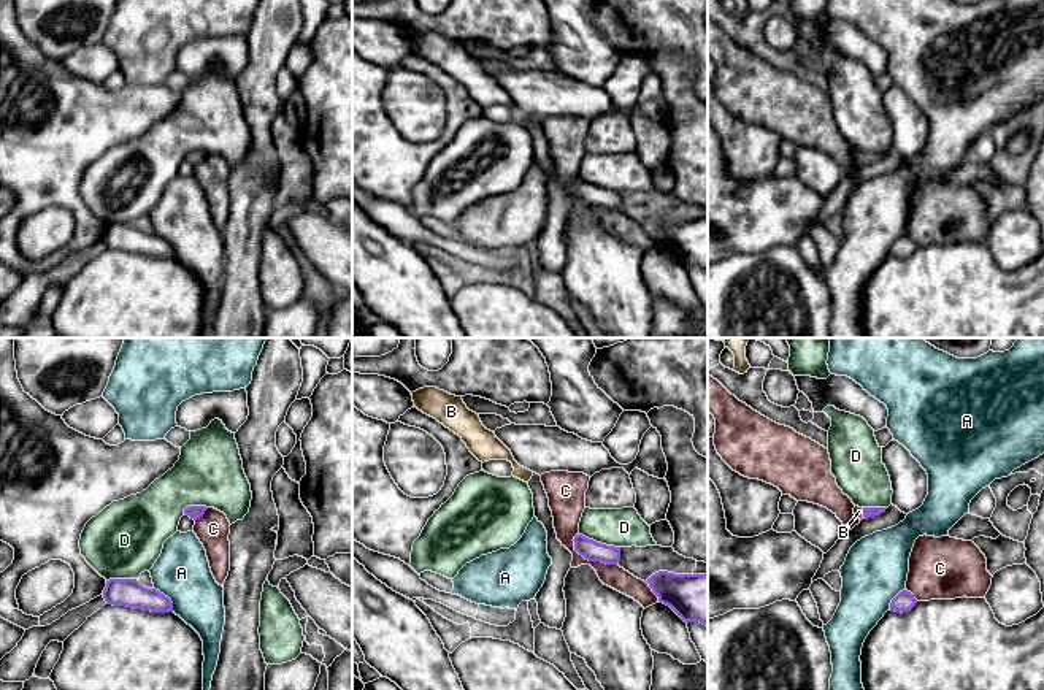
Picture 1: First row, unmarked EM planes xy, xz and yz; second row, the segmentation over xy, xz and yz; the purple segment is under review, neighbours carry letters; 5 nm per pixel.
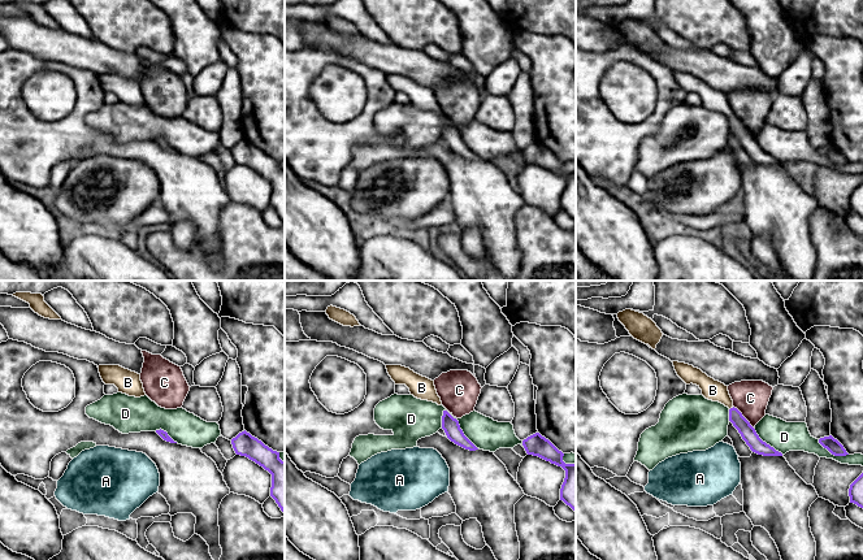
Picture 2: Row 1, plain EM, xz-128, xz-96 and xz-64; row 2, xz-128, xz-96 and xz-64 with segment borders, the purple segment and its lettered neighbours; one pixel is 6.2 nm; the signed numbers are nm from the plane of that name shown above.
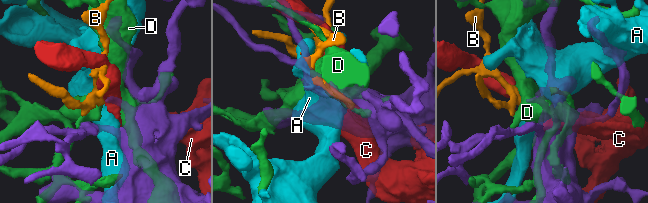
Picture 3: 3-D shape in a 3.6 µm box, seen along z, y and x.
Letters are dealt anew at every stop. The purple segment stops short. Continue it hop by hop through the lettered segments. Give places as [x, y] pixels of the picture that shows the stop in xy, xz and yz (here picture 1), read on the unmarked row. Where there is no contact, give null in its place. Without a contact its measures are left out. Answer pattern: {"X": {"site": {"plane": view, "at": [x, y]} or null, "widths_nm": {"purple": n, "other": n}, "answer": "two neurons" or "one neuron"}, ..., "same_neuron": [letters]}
{"A": {"site": {"plane": "xy", "at": [167, 241]}, "widths_nm": {"purple": 140, "other": 280}, "answer": "two neurons"}, "B": {"site": {"plane": "yz", "at": [863, 157]}, "widths_nm": {"purple": 50, "other": 50}, "answer": "one neuron"}, "C": {"site": {"plane": "xz", "at": [589, 205]}, "widths_nm": {"purple": 110, "other": 140}, "answer": "two neurons"}, "D": {"site": {"plane": "xz", "at": [600, 187]}, "widths_nm": {"purple": 110, "other": 190}, "answer": "two neurons"}, "same_neuron": ["B"]}

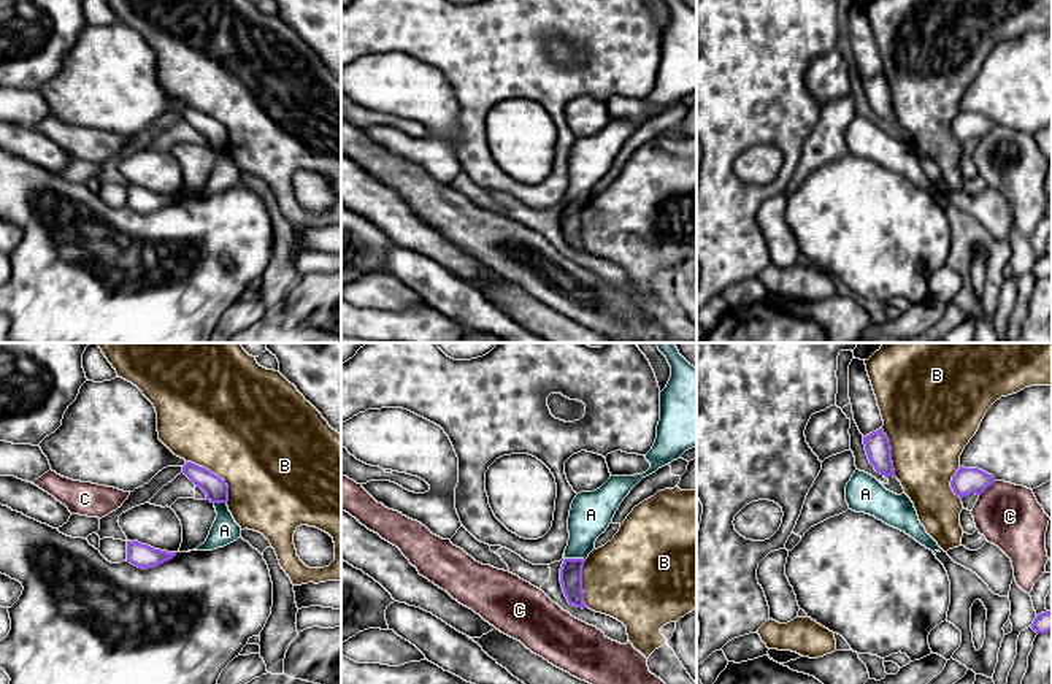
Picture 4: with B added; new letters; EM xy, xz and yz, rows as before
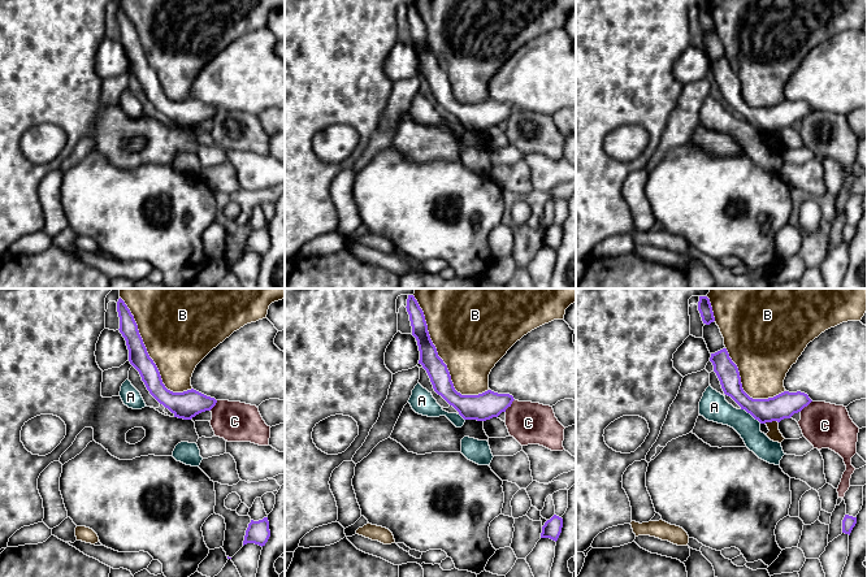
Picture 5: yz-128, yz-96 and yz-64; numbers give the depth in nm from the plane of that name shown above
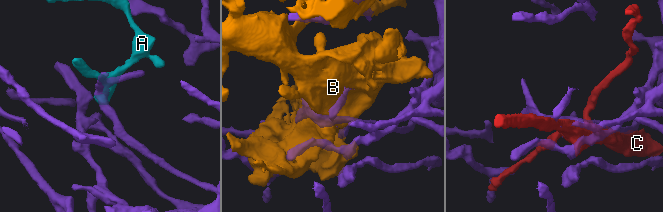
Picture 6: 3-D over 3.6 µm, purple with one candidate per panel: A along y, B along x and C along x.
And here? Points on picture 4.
{"A": {"site": {"plane": "xz", "at": [575, 203]}, "widths_nm": {"purple": 110, "other": 220}, "answer": "two neurons"}, "B": {"site": {"plane": "xy", "at": [213, 118]}, "widths_nm": {"purple": 120, "other": 500}, "answer": "two neurons"}, "C": {"site": {"plane": "yz", "at": [987, 130]}, "widths_nm": {"purple": 140, "other": 320}, "answer": "two neurons"}, "same_neuron": []}

